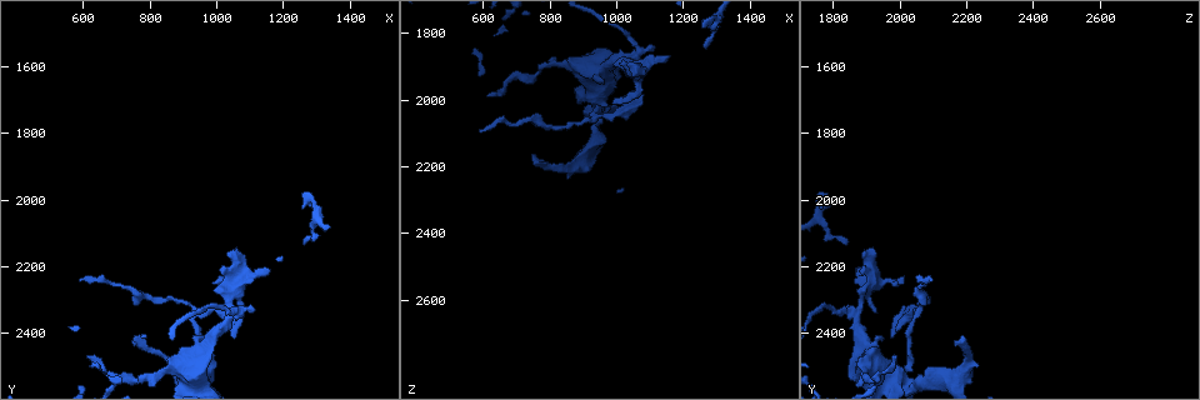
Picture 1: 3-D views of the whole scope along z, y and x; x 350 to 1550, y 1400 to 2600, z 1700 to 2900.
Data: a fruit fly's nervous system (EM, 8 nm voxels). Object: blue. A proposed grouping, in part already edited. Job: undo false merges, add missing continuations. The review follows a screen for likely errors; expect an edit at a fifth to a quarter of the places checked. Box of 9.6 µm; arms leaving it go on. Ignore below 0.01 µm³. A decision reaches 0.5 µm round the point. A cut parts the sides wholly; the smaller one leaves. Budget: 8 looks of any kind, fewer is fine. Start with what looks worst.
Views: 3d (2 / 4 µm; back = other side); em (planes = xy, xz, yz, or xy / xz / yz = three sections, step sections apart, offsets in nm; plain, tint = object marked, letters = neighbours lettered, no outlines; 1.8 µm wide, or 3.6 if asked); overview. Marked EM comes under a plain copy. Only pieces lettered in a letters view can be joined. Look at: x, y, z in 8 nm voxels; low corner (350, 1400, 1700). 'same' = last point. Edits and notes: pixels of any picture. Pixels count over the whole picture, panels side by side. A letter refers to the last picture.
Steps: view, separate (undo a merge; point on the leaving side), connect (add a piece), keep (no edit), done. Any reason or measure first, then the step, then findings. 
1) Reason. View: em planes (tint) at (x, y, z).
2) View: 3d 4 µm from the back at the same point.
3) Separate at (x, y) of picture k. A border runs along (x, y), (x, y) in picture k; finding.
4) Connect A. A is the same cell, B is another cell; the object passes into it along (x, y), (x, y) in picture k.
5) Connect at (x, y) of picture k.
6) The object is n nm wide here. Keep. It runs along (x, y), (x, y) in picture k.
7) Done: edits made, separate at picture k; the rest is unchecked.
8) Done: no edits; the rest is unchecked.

End of a long branch. View: em planes (letters) at (620, 2470, 1990).

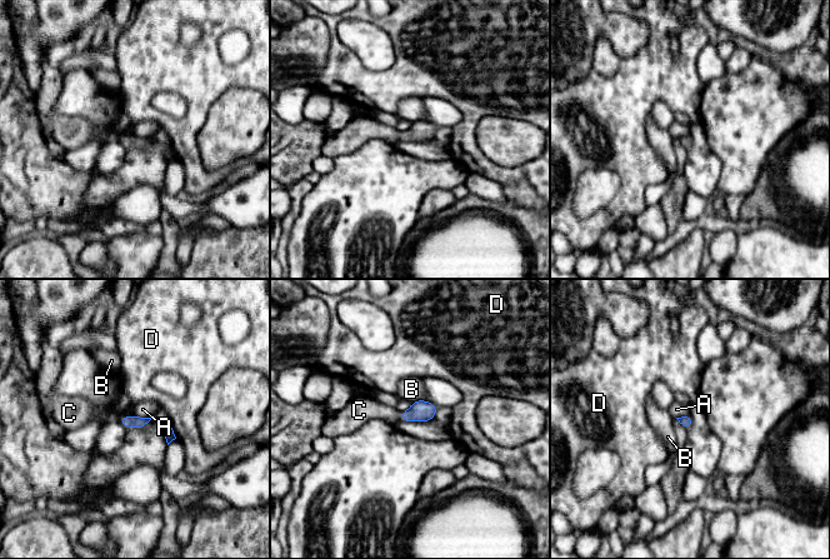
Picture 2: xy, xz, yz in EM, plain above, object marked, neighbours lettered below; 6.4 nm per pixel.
Connect C. C is the same cell, A, B and D are other cells; the object passes into it along (420, 410), (400, 417), (363, 409) in picture 2; the neuron continues.

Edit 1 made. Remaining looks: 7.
See it whole again. View: overview.

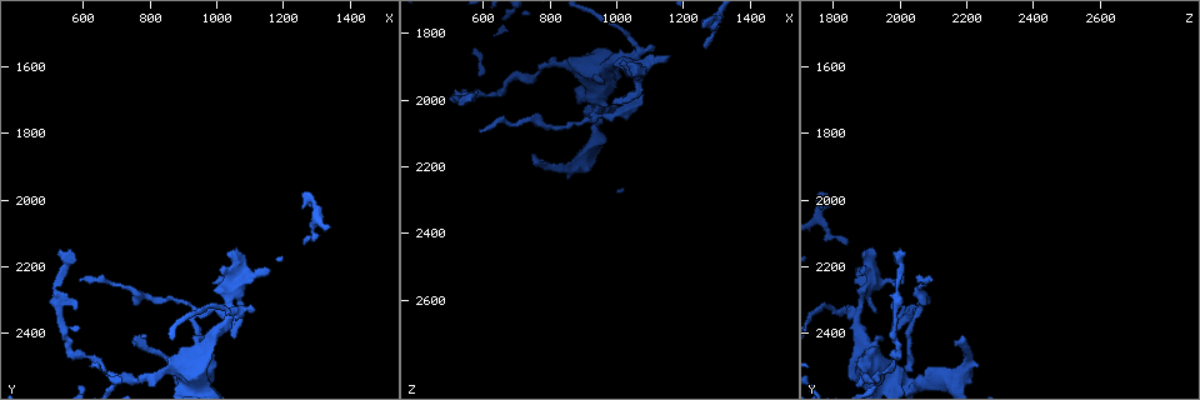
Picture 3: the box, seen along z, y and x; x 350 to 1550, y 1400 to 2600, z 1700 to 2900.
Three arms meet. View: 3d 2 µm at (930, 2360, 2050).

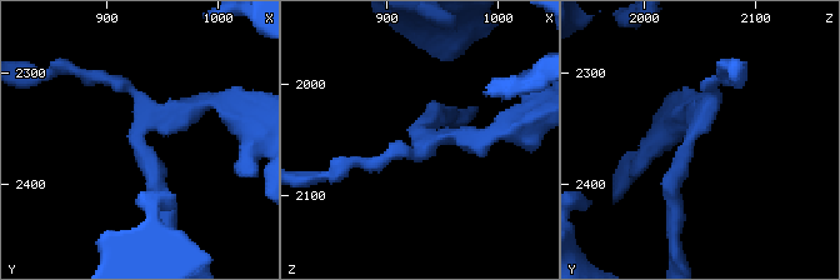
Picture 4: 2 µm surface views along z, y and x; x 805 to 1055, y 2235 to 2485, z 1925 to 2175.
Now the EM. View: em xz step 4 (tint) at (938, 2364, 2040).

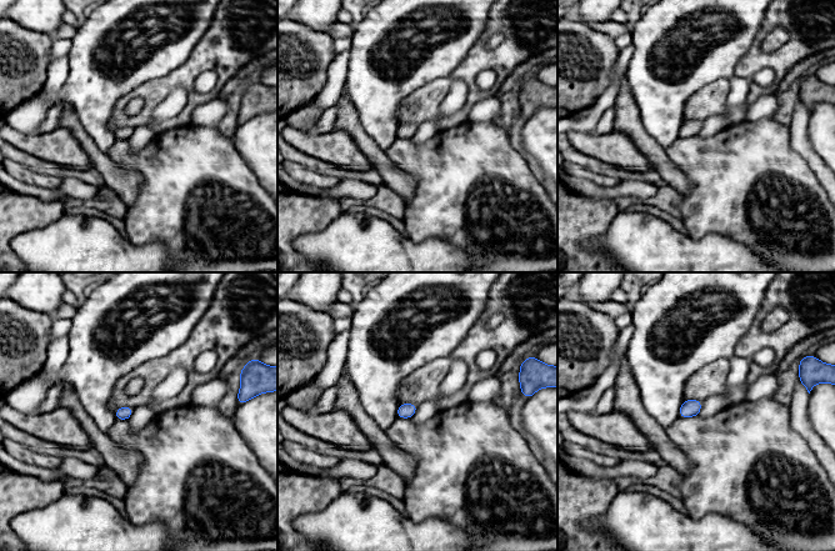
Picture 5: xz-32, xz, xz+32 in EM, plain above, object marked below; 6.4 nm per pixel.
Cut it another way. View: em planes (letters) at the same point.

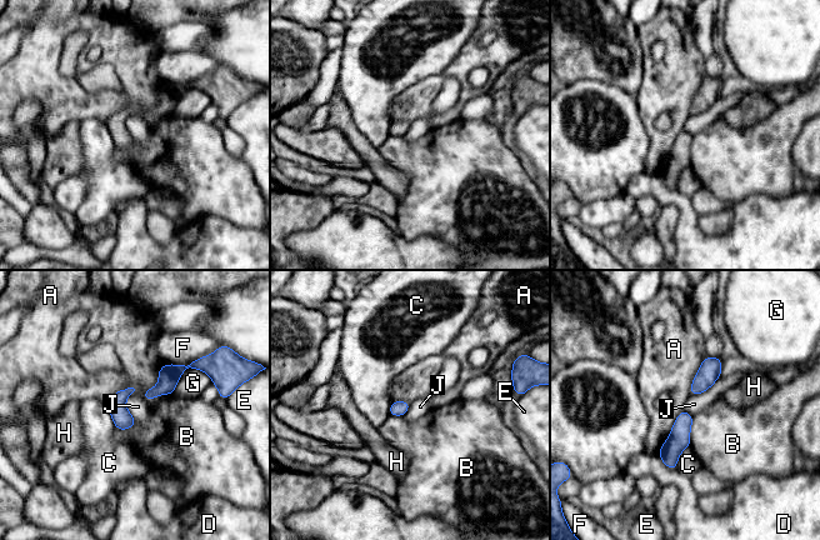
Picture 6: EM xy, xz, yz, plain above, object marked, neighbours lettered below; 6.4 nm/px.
3 arms meet here. Keep. A, B, C, D, E, F, G, H and J are other cells; a border runs along (720, 375), (710, 386), (690, 395) in picture 6; continuous, no second neuron.

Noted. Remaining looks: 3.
Branch stops here. View: em xz step 8 (letters) at (1120, 2330, 1840).

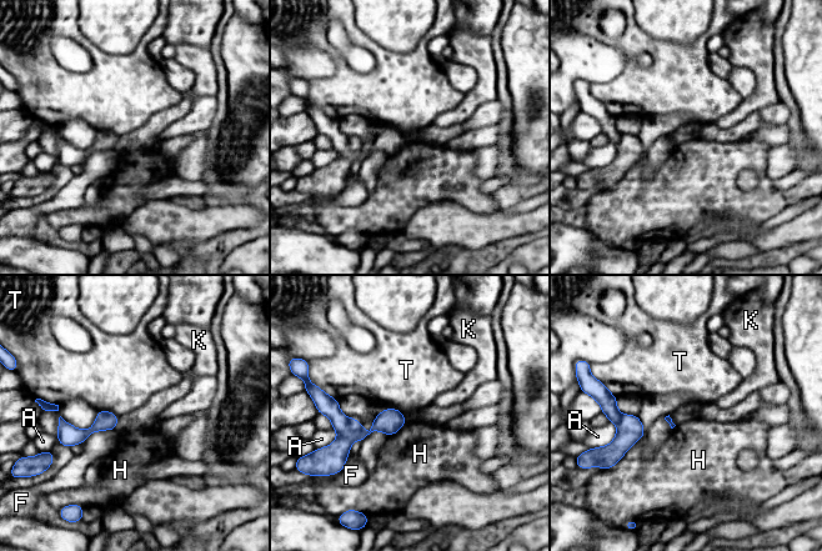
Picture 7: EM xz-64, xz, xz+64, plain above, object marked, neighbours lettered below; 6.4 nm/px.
View: em planes (letters) at the same point.

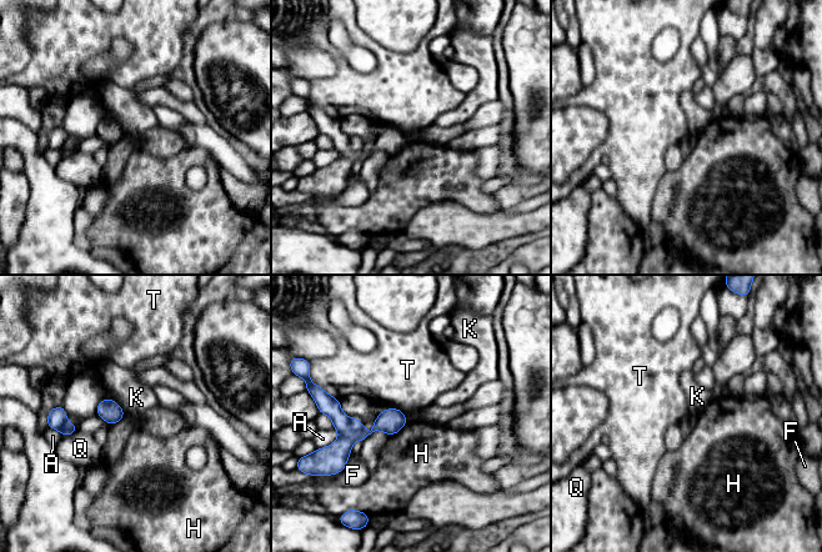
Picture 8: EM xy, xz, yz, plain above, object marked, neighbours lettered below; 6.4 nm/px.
Separate at (390, 421) of picture 8. A, F, H, K, Q and T are other cells; the part that leaves runs along (336, 409), (351, 433), (402, 421) in picture 8; a second neuron is stuck on.

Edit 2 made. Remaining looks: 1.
Done: edits made, connect at picture 2, separate at picture 8; the rest is unchecked.

